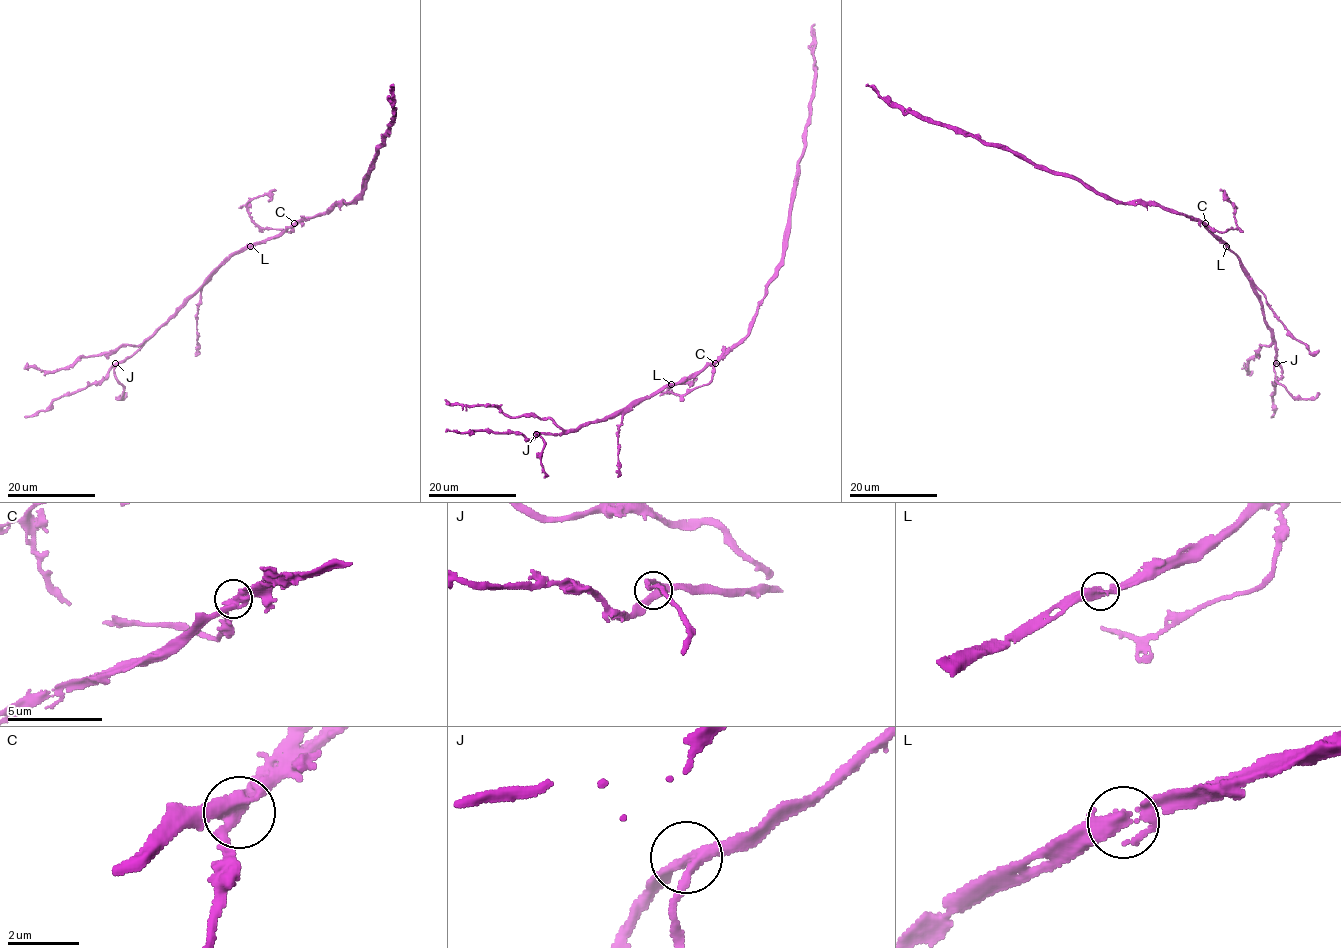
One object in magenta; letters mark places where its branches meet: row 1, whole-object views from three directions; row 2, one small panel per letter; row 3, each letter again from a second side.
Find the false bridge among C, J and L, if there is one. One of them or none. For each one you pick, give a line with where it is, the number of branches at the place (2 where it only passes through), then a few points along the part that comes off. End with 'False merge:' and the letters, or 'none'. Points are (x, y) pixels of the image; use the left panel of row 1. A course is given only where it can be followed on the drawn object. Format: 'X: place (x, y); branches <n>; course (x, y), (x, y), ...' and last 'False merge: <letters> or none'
False merge: none

